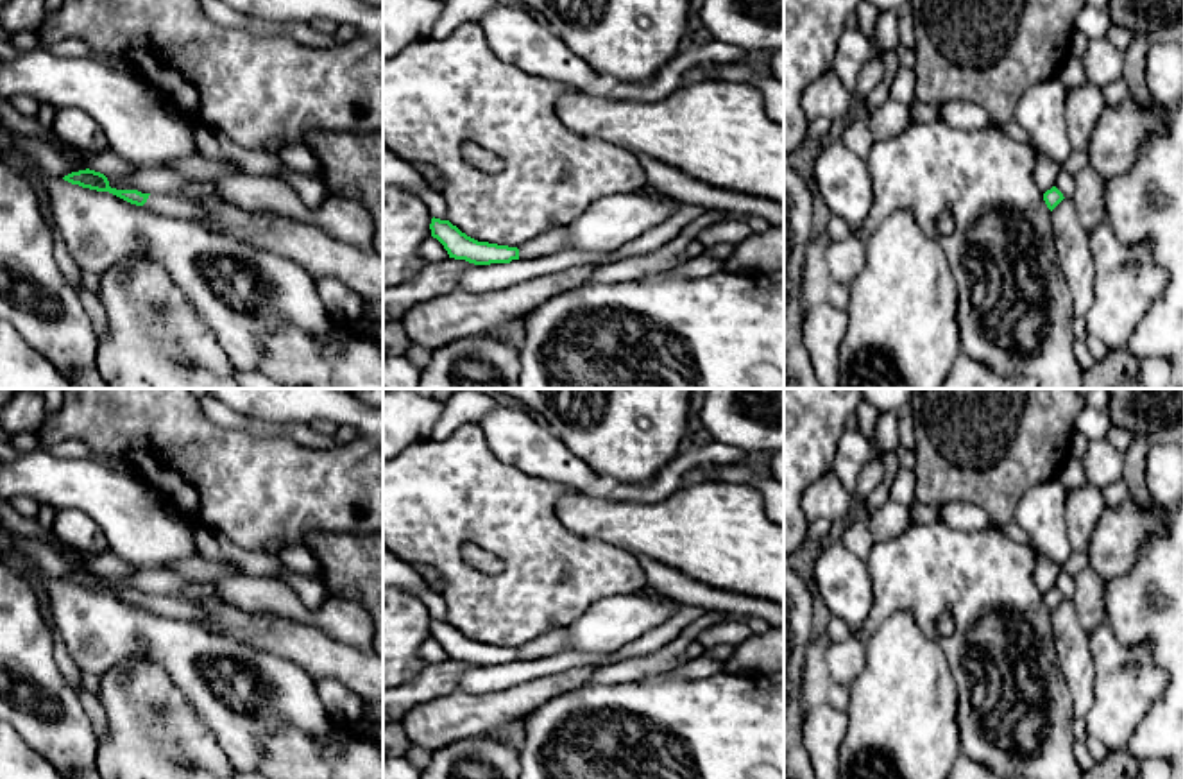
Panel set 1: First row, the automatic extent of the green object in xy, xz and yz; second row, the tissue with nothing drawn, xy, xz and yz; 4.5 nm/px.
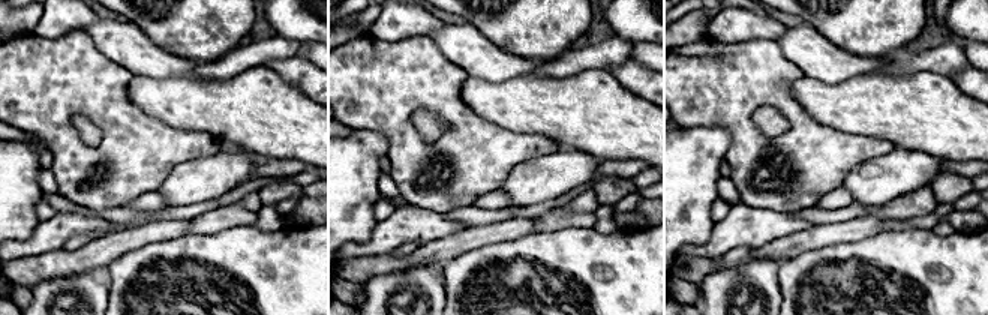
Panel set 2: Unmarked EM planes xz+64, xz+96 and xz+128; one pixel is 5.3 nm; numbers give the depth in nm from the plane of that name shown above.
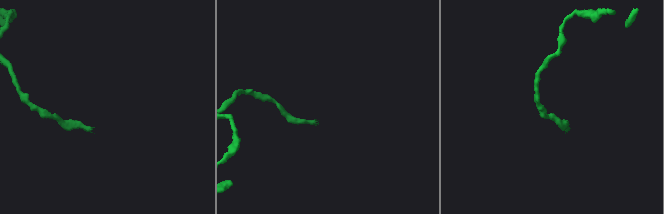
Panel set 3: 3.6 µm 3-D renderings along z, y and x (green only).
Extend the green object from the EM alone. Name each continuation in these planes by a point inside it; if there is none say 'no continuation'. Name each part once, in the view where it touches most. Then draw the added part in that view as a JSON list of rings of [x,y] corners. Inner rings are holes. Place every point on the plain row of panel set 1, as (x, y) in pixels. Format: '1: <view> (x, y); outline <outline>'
1: xy (167, 606); outline [[[150,595],[143,609],[172,620],[186,620],[204,630],[220,632],[217,620],[209,618],[197,604],[170,595]]]

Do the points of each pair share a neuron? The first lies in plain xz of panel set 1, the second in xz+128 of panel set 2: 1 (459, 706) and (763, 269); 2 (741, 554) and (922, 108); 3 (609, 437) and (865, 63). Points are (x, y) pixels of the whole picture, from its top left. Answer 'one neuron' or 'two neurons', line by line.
1: two neurons
2: one neuron
3: two neurons

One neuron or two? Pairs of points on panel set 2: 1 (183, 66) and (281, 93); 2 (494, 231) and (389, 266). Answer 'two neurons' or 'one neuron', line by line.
1: two neurons
2: one neuron

